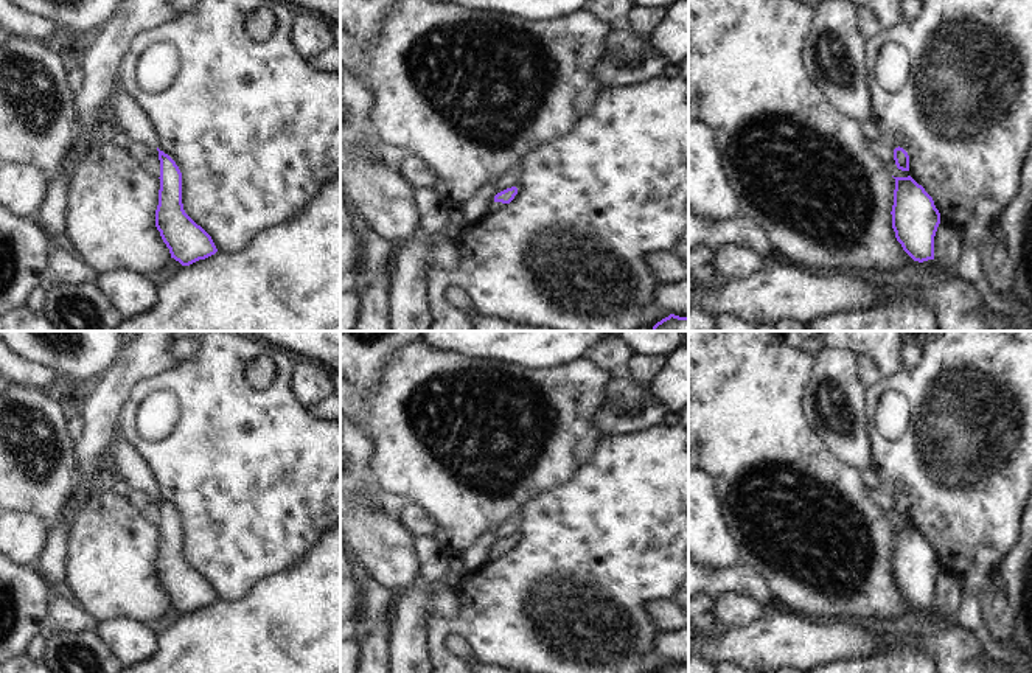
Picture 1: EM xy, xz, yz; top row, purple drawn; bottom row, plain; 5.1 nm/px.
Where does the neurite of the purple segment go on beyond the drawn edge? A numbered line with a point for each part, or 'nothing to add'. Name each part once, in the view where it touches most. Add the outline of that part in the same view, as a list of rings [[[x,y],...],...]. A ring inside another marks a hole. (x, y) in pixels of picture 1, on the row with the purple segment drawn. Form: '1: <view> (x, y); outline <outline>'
nothing to add

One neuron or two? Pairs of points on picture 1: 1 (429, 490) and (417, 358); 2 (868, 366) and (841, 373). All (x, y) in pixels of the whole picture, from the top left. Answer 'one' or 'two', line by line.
1: one
2: two

